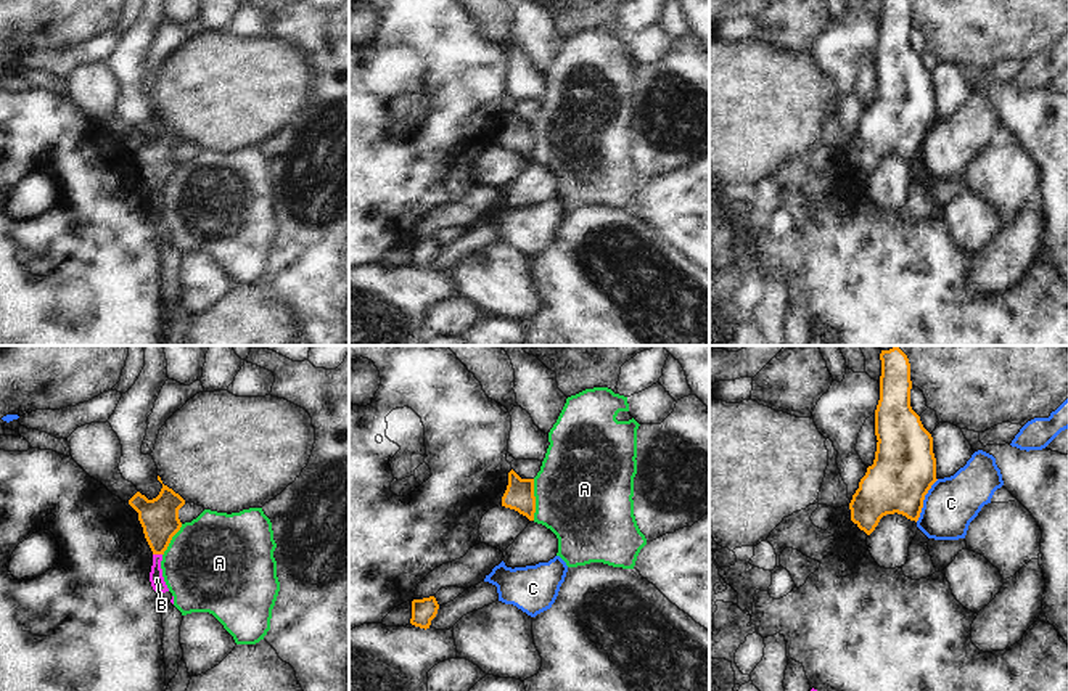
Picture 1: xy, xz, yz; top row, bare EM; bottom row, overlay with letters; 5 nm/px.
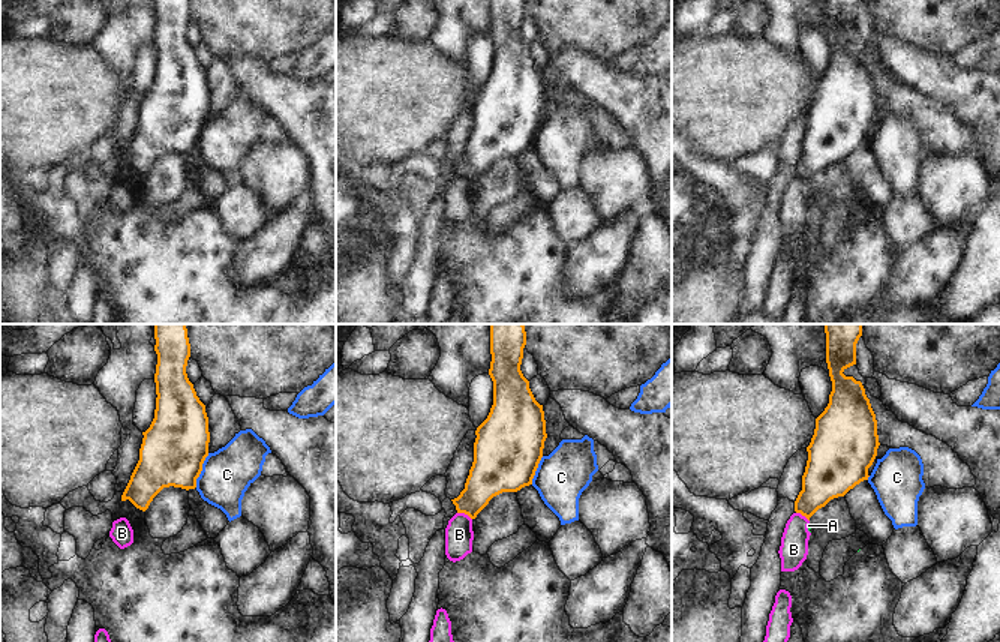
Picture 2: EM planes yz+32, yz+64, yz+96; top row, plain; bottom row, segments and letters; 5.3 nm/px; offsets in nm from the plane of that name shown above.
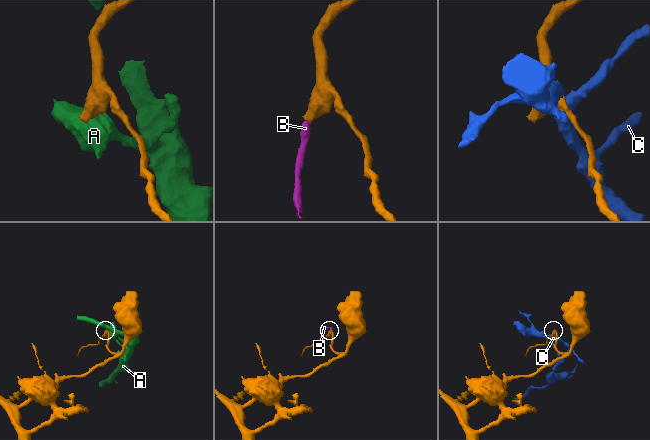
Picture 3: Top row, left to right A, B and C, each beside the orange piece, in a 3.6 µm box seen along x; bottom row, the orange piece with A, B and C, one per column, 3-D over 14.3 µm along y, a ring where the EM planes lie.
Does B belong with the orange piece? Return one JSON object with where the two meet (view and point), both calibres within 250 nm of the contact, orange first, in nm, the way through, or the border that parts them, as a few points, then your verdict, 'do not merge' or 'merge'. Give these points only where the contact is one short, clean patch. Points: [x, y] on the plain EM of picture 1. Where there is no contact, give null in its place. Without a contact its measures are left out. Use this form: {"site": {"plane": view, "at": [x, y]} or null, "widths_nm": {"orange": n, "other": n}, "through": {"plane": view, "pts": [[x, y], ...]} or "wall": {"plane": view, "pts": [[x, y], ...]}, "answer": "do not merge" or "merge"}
{"site": {"plane": "xy", "at": [158, 193]}, "widths_nm": {"orange": 190, "other": 70}, "wall": {"plane": "xy", "pts": [[153, 193], [161, 195]]}, "answer": "do not merge"}

